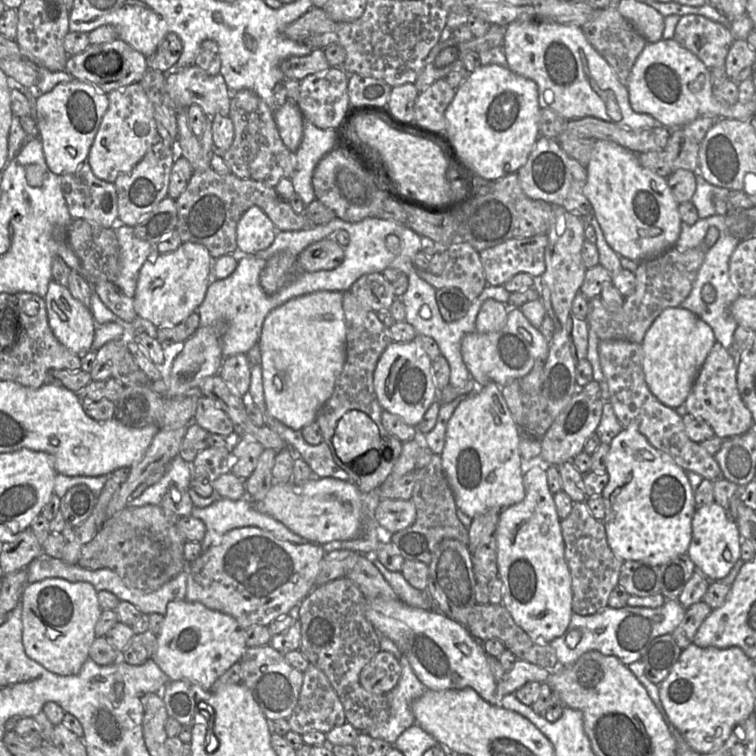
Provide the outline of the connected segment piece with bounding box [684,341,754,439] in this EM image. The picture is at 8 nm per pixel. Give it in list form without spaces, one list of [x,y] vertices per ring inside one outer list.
[[[718,341],[705,359],[693,387],[684,402],[689,414],[706,421],[716,436],[727,439],[754,427],[751,411],[743,402],[737,385],[738,361]]]

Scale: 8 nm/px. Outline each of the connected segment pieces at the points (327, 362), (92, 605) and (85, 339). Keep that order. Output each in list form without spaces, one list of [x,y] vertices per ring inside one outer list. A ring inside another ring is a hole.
[[[318,291],[290,299],[265,318],[258,341],[261,355],[262,385],[267,411],[294,429],[301,430],[316,421],[320,408],[331,397],[346,360],[346,322],[343,292]]]
[[[46,578],[27,584],[22,593],[22,642],[26,655],[57,675],[78,674],[89,658],[101,612],[97,591],[89,582]]]
[[[54,280],[43,299],[48,324],[56,339],[80,359],[84,357],[91,350],[96,328],[91,310]]]

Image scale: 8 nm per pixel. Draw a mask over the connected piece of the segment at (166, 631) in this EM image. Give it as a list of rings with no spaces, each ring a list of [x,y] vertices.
[[[170,601],[152,659],[170,681],[192,681],[209,690],[219,676],[241,660],[248,648],[246,629],[234,617],[199,602]]]

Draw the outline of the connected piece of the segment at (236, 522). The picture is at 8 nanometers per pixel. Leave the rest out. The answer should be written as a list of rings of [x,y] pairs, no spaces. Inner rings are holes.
[[[244,496],[239,500],[222,498],[203,508],[193,505],[191,515],[202,520],[206,526],[206,533],[201,541],[202,553],[206,552],[210,547],[218,545],[227,532],[240,527],[259,527],[263,530],[271,532],[281,540],[289,541],[295,544],[305,544],[309,542],[302,536],[292,532],[280,521],[265,513],[259,512],[247,496]]]

